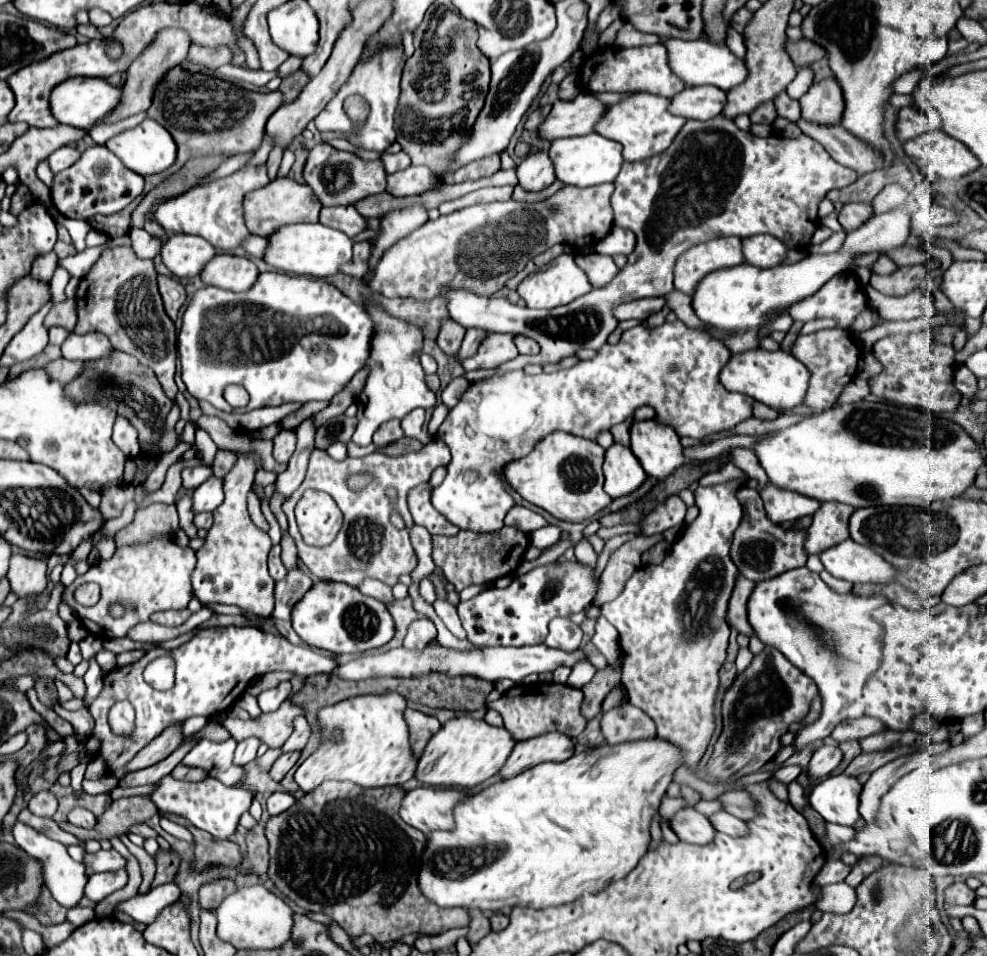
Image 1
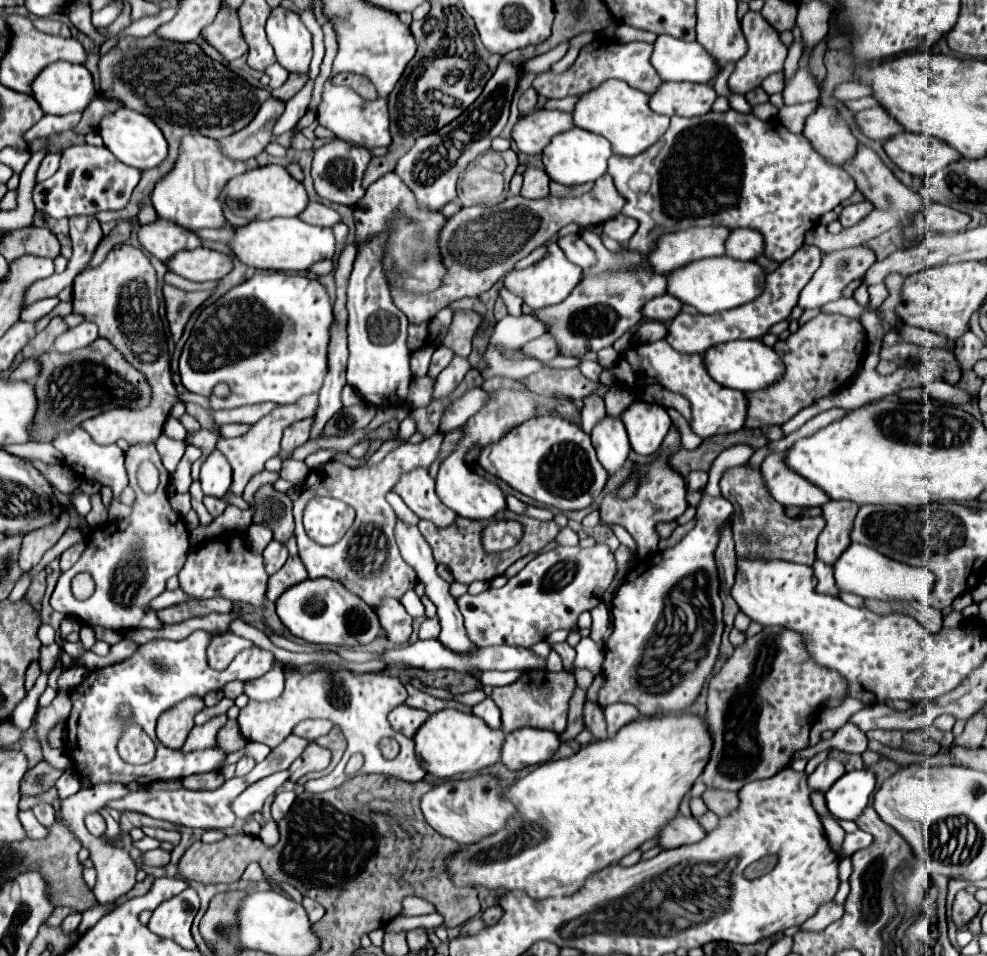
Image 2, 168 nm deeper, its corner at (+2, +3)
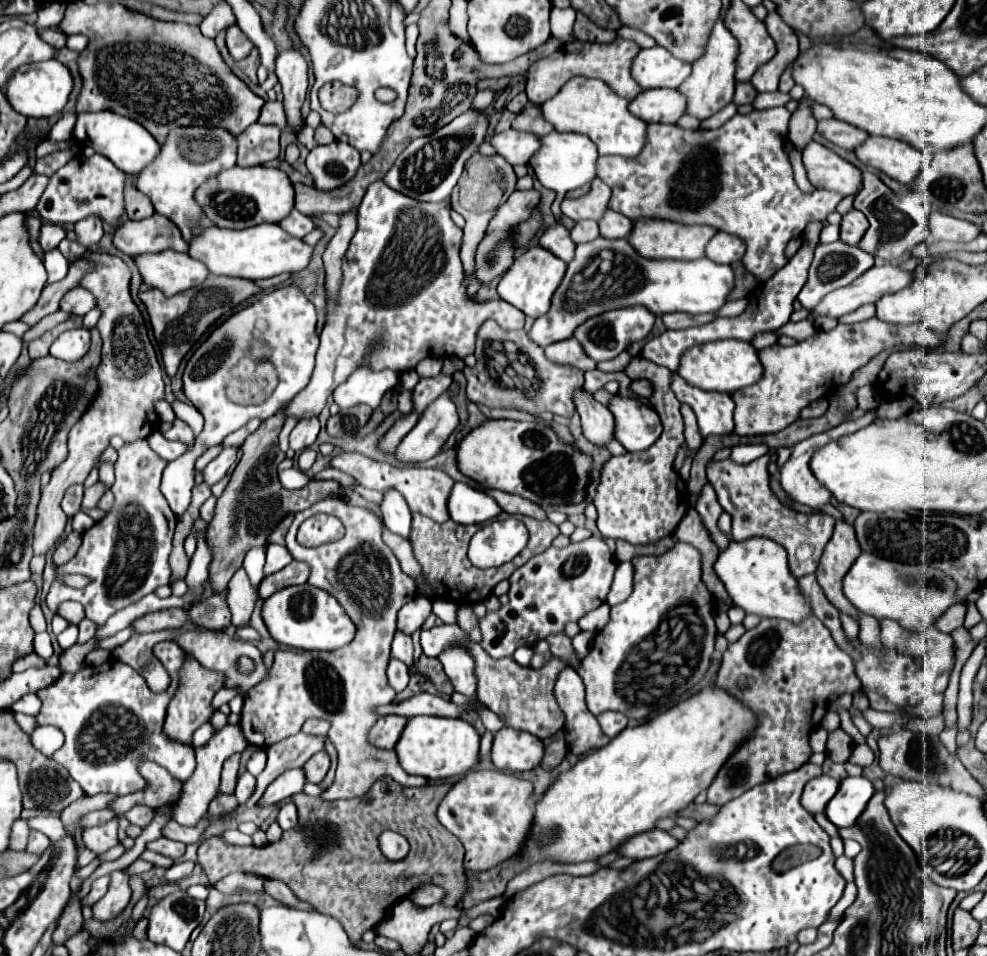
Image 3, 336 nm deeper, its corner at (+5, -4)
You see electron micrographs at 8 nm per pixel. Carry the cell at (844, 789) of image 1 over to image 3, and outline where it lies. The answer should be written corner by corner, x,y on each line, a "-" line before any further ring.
846,777
840,781
838,793
830,799
826,807
828,819
840,829
856,823
860,813
866,809
866,803
874,795
874,787
864,777

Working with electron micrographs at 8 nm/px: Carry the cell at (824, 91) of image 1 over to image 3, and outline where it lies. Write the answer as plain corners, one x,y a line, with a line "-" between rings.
812,141
802,153
802,161
808,179
816,189
834,191
844,197
858,193
858,187
862,183
860,169
856,169
824,145

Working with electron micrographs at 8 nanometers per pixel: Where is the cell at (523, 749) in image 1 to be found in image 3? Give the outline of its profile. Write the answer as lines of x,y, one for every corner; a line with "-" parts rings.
502,727
498,733
494,733
492,763
500,771
530,771
540,765
542,755
542,741
530,733
516,731
512,727

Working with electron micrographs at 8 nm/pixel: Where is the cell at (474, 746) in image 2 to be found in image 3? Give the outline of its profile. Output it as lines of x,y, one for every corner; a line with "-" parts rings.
410,717
394,751
398,755
400,767
410,775
422,775
426,779
438,781
454,775
462,775
478,763
480,735
464,719
448,717

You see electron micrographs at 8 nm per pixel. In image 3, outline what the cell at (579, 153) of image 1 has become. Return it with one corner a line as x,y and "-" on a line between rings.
552,131
550,135
540,137
540,149
538,149
538,153
534,153
530,157
528,163
534,169
538,181
546,189
556,191
558,199
562,199
566,191
578,189
596,177
596,159
598,159
596,145
586,135

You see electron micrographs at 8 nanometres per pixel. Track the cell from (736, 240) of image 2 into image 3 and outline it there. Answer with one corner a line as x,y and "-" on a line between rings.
718,231
714,235
714,239
710,239
710,243
706,245
706,257
714,263
730,265
730,263
742,259
744,249
746,247
744,247
744,241
740,237

